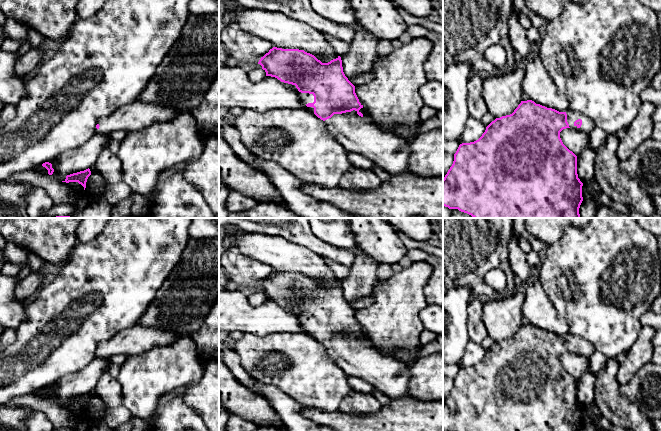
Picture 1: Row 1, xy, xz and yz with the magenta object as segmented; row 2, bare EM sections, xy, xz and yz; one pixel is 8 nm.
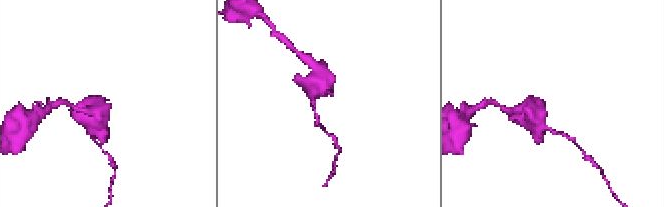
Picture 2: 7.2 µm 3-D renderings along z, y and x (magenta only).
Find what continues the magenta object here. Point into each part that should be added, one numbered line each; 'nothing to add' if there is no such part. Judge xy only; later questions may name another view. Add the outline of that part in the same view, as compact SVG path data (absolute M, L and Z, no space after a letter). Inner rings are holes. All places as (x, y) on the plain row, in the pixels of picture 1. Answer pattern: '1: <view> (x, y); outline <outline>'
1: xy (138, 339); outline M136 324L123 329L108 340L99 342L97 348L100 351L95 352L95 357L110 358L114 355L140 355L155 346L171 344L180 337L181 335L172 332Z

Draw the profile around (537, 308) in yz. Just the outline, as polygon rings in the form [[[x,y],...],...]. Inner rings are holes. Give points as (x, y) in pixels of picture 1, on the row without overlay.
[[[529,281],[523,292],[522,315],[529,324],[559,336],[569,333],[567,321],[558,314],[540,282]]]

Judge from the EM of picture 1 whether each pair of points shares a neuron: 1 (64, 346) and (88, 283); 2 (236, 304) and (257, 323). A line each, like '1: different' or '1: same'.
1: same
2: same

